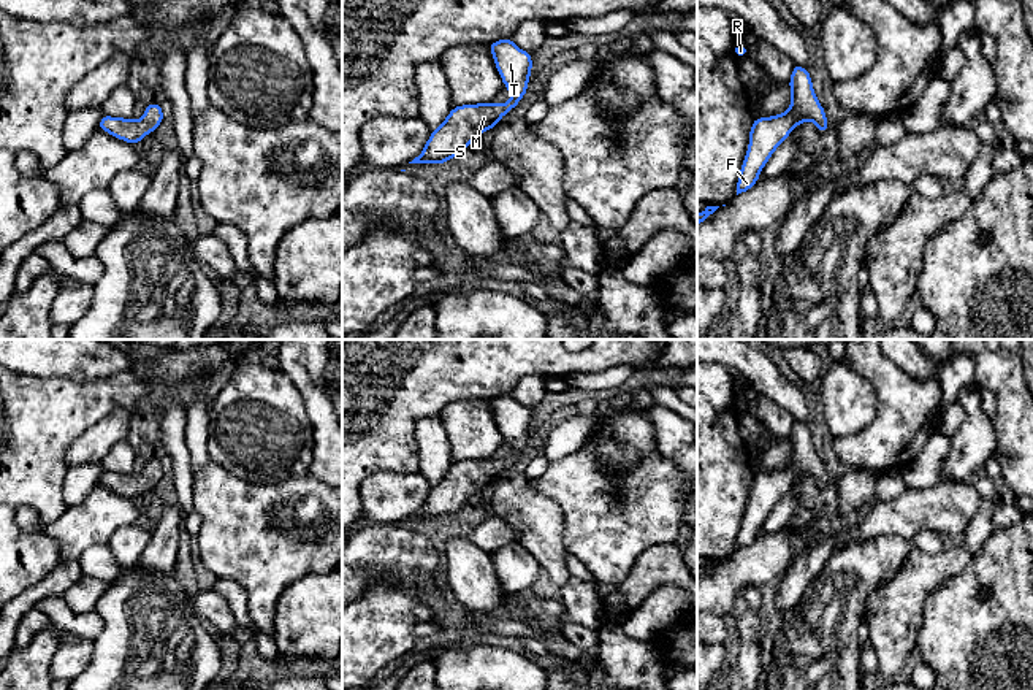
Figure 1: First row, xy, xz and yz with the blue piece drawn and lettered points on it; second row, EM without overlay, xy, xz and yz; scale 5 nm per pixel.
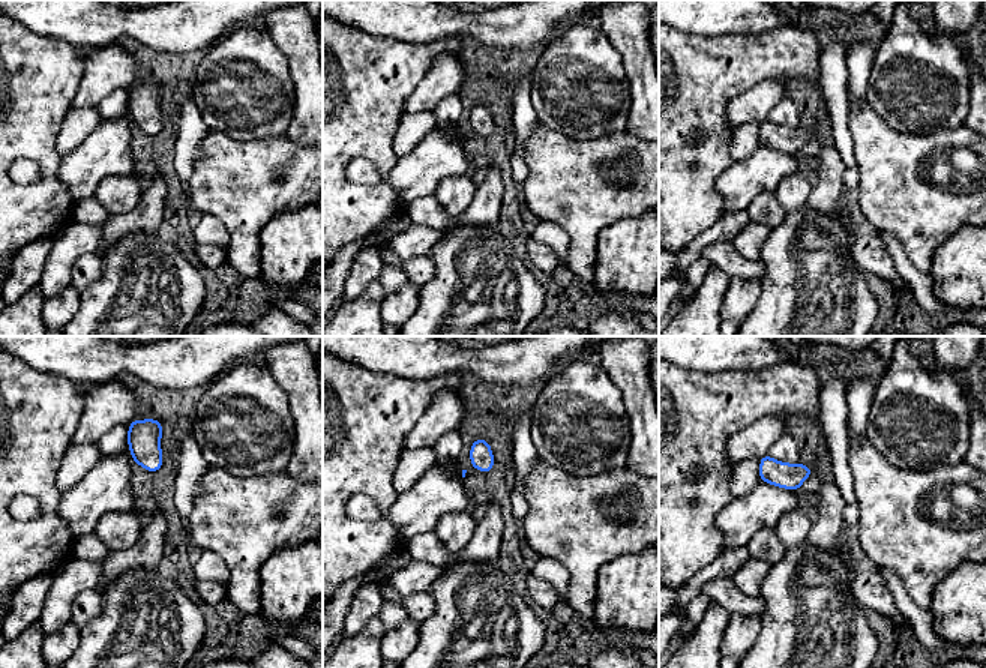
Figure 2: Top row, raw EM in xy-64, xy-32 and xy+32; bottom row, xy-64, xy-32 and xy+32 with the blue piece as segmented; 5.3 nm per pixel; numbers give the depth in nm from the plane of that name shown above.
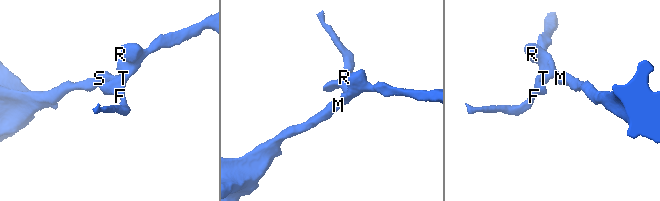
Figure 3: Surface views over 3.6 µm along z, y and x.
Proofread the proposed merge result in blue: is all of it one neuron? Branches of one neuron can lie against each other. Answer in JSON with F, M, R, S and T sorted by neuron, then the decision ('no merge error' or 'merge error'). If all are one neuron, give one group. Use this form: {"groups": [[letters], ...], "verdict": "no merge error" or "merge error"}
{"groups": [["F", "M", "R", "S", "T"]], "verdict": "no merge error"}

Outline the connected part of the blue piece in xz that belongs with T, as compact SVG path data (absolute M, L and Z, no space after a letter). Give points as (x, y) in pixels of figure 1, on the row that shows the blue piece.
M512 38L497 40L488 46L512 98L504 105L490 102L455 106L447 119L433 130L423 152L409 163L440 165L459 157L472 140L480 138L485 130L494 128L499 119L521 102L531 76L531 54L516 48Z

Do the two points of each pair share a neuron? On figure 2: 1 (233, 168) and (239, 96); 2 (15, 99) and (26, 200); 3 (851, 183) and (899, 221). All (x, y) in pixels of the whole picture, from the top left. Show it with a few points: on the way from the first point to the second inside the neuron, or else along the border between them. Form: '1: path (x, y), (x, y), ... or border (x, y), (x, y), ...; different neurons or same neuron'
1: border (210, 128), (236, 138), (272, 138); different neurons
2: path (24, 125), (45, 155), (45, 174); same neuron
3: border (857, 167), (859, 185), (854, 191); different neurons

